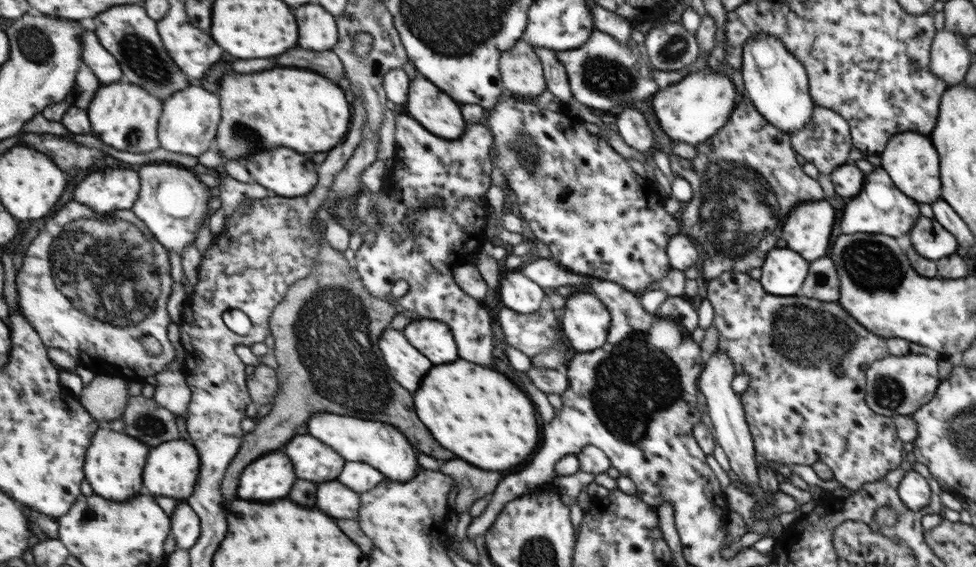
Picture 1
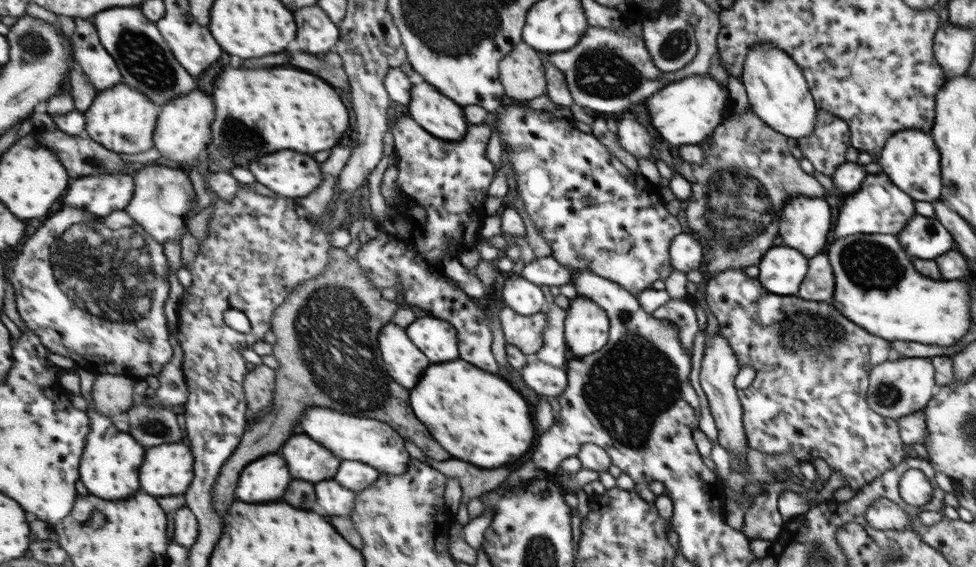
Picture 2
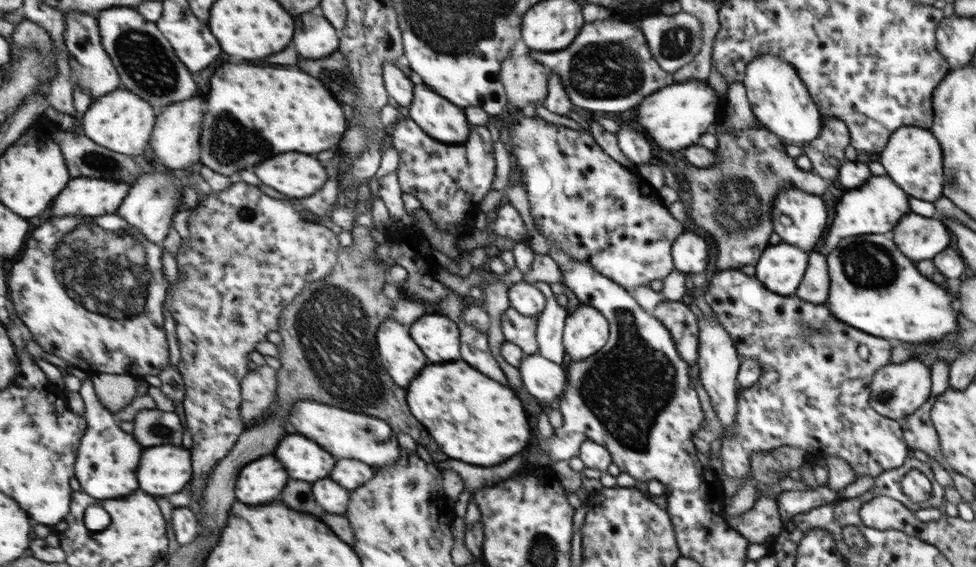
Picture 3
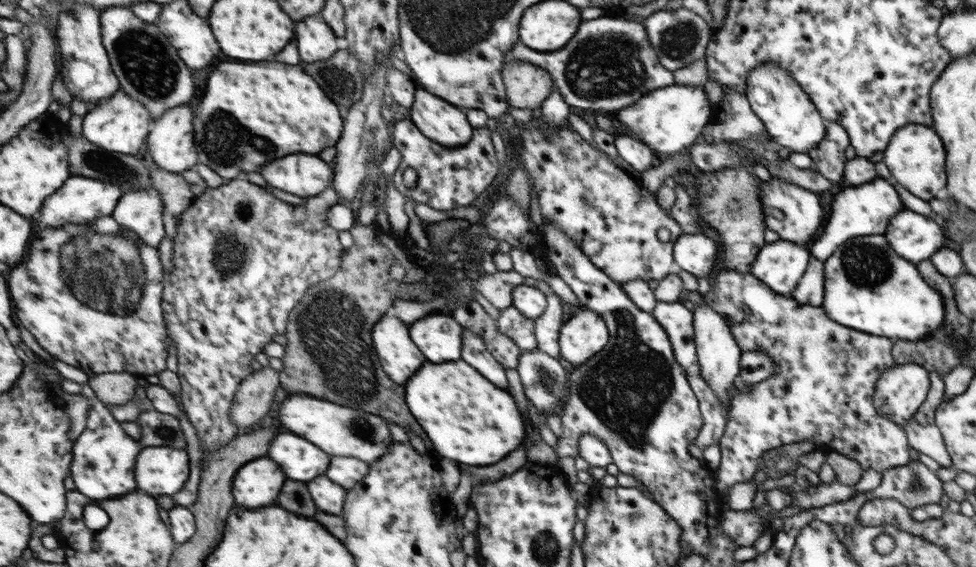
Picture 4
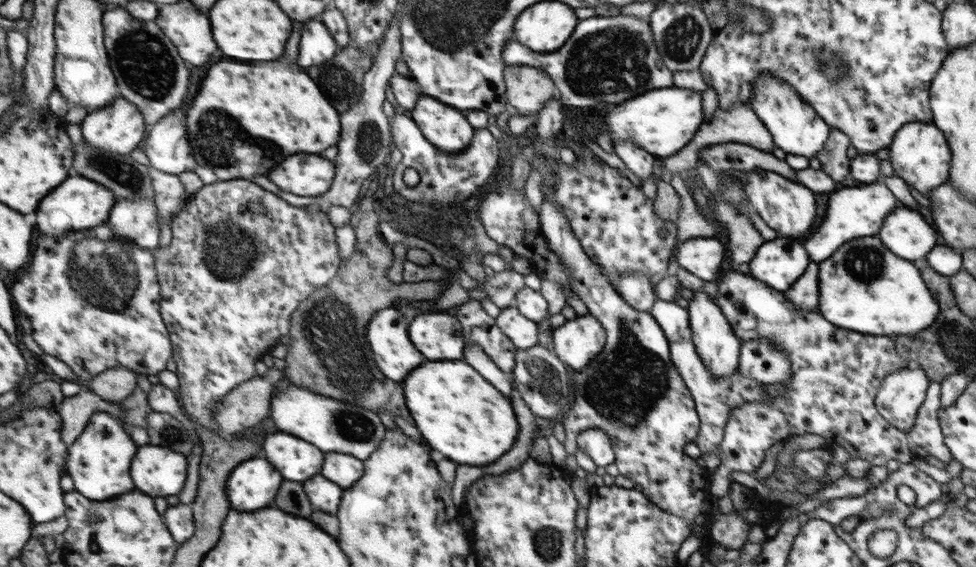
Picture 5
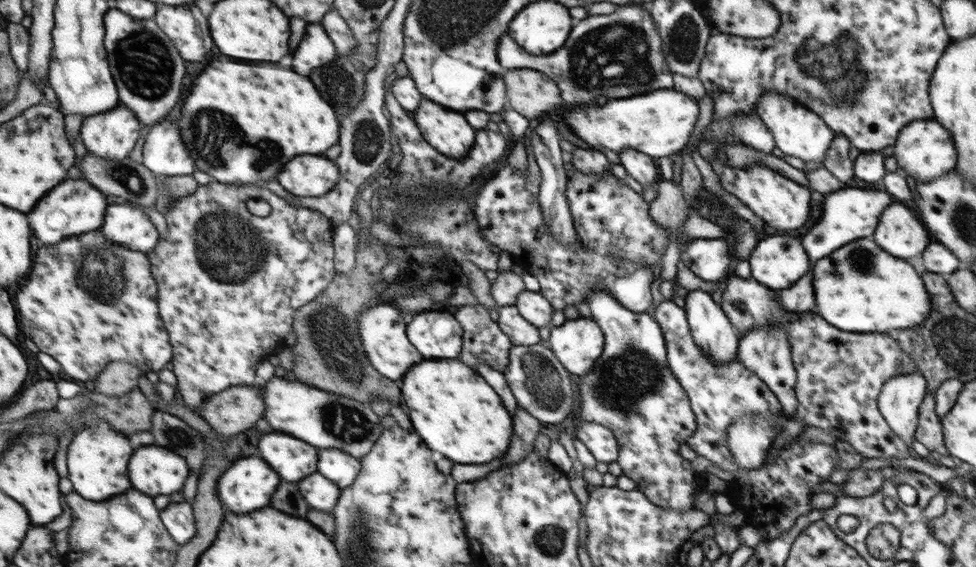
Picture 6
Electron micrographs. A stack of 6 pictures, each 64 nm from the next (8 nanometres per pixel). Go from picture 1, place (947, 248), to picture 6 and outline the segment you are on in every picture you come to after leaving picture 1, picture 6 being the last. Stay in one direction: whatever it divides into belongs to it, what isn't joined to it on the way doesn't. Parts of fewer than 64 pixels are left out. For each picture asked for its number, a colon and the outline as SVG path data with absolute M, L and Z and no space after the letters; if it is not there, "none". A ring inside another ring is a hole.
2: M919 214L913 216L913 224L901 232L899 240L905 244L905 252L909 252L909 256L921 260L937 260L953 246L949 232L935 216L925 218Z
3: M907 214L901 218L901 228L893 230L893 240L897 248L913 262L933 260L949 242L953 242L951 232L941 220L923 218L919 214Z
4: M901 210L897 216L893 216L891 226L883 236L887 236L891 248L901 258L911 262L931 260L941 246L949 246L941 226L911 210Z
5: M897 206L877 234L885 248L903 260L925 260L927 254L941 244L939 232L929 224L923 212L913 212L905 206Z
6: M895 202L881 214L879 226L871 236L885 252L901 260L913 260L921 256L933 242L931 232L925 228L919 216L913 216L903 204Z

